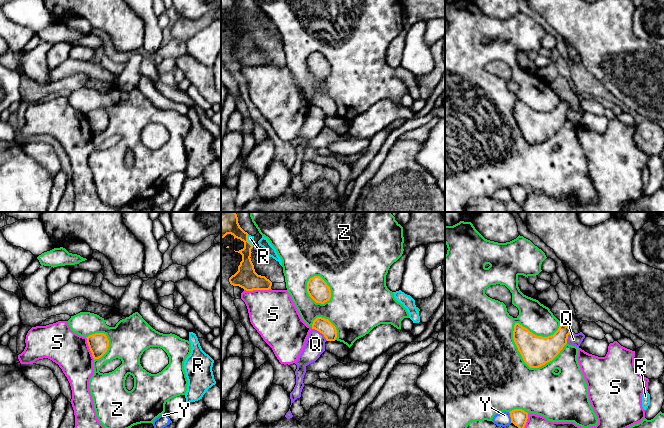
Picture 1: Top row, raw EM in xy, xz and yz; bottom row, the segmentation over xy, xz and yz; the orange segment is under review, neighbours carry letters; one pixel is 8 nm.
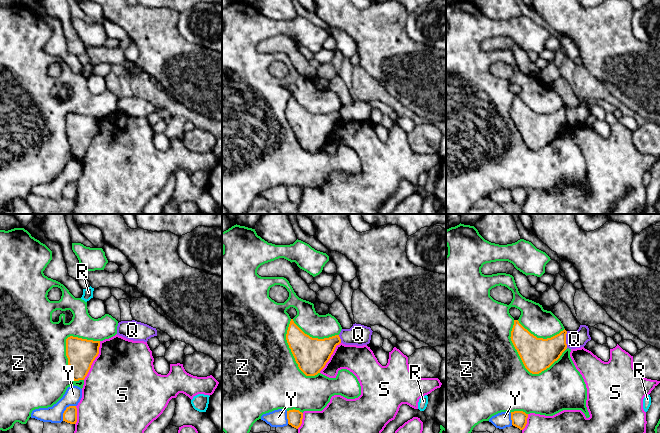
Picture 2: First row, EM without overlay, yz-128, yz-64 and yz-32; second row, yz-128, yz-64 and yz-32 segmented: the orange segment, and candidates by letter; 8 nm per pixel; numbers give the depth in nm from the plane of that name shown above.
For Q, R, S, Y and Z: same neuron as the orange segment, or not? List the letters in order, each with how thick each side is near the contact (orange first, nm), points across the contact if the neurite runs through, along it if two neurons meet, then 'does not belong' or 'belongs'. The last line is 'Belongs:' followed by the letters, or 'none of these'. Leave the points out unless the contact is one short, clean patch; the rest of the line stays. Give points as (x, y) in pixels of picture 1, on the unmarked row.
Q: 120/160 nm | along xz (312, 104), (319, 107), (327, 116) | does not belong
R: 140/50 nm | does not belong
S: 170/380 nm | does not belong
Y: 130/120 nm | does not belong
Z: 220/440 nm | does not belong
Belongs: none of these

